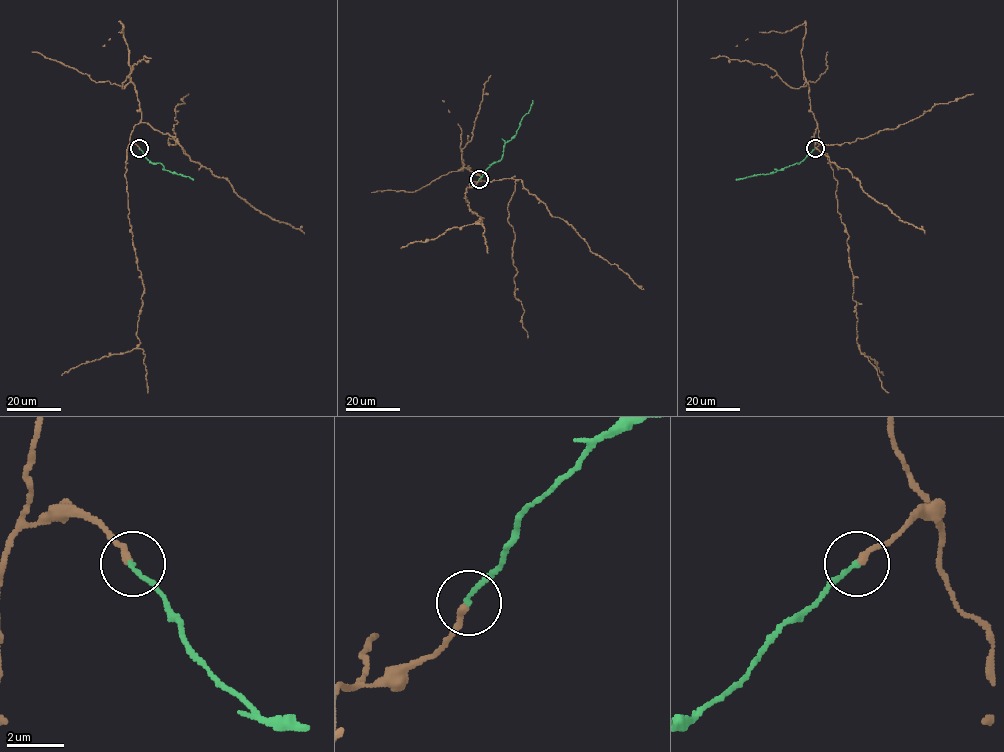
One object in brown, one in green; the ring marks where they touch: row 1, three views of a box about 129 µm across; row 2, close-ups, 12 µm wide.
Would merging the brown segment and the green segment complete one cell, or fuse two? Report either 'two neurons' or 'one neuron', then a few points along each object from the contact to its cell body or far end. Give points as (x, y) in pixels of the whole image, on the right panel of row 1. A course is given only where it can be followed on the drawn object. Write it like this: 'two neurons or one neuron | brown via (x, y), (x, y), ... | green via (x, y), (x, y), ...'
one neuron | brown via (815, 148), (823, 146), (837, 181), (837, 210), (849, 236), (857, 343), (884, 375) | green via (815, 148), (800, 162), (769, 173), (736, 179)

